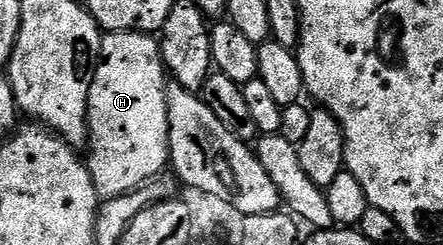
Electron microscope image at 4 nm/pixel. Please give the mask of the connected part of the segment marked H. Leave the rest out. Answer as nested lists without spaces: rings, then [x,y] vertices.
[[[110,32],[102,35],[101,58],[89,91],[89,173],[95,182],[98,199],[110,200],[132,192],[158,177],[169,164],[169,98],[167,73],[161,61],[161,45],[156,35],[148,32]]]

